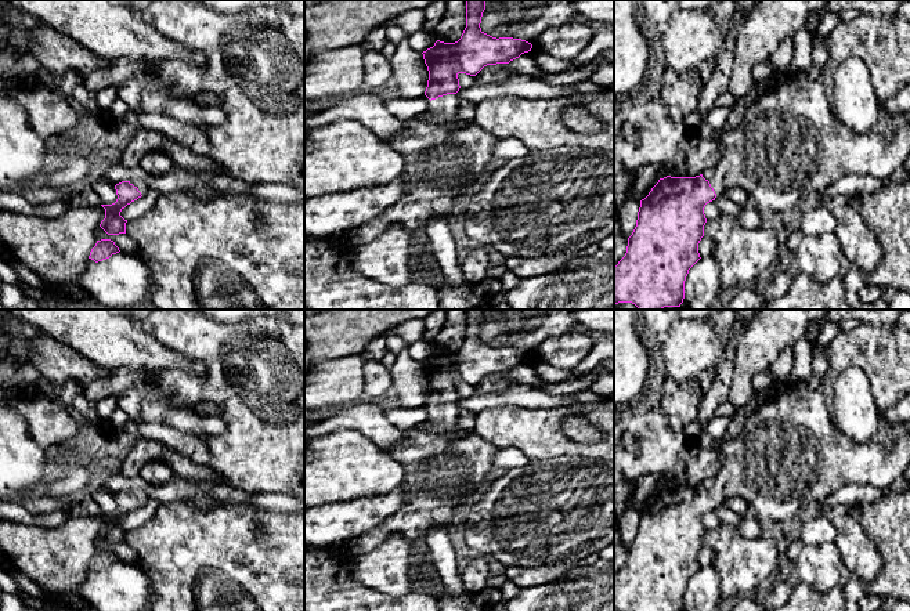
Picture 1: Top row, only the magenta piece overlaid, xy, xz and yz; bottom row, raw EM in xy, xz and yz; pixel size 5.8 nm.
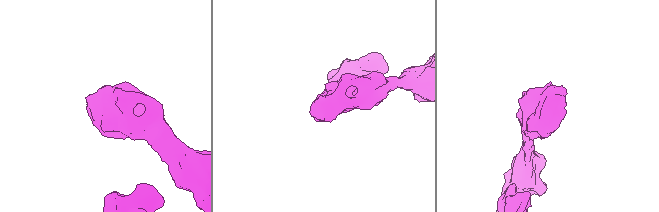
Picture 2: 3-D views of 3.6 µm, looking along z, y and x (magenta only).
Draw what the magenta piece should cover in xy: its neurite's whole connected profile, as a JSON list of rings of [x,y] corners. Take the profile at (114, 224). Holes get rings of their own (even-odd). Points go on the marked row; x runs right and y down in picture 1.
[[[142,180],[122,181],[115,185],[118,199],[112,205],[101,205],[105,209],[105,218],[101,221],[100,227],[108,235],[126,234],[126,223],[120,216],[120,212],[148,192],[148,184]]]

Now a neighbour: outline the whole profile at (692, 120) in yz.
[[[694,111],[691,113],[689,113],[685,119],[683,119],[683,124],[686,126],[686,129],[689,130],[689,133],[694,131],[703,122],[705,122],[705,119],[701,118],[701,115],[698,113],[698,111]]]

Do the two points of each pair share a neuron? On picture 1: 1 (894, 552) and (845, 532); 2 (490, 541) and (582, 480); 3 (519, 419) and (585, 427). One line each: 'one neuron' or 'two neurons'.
1: two neurons
2: one neuron
3: two neurons

